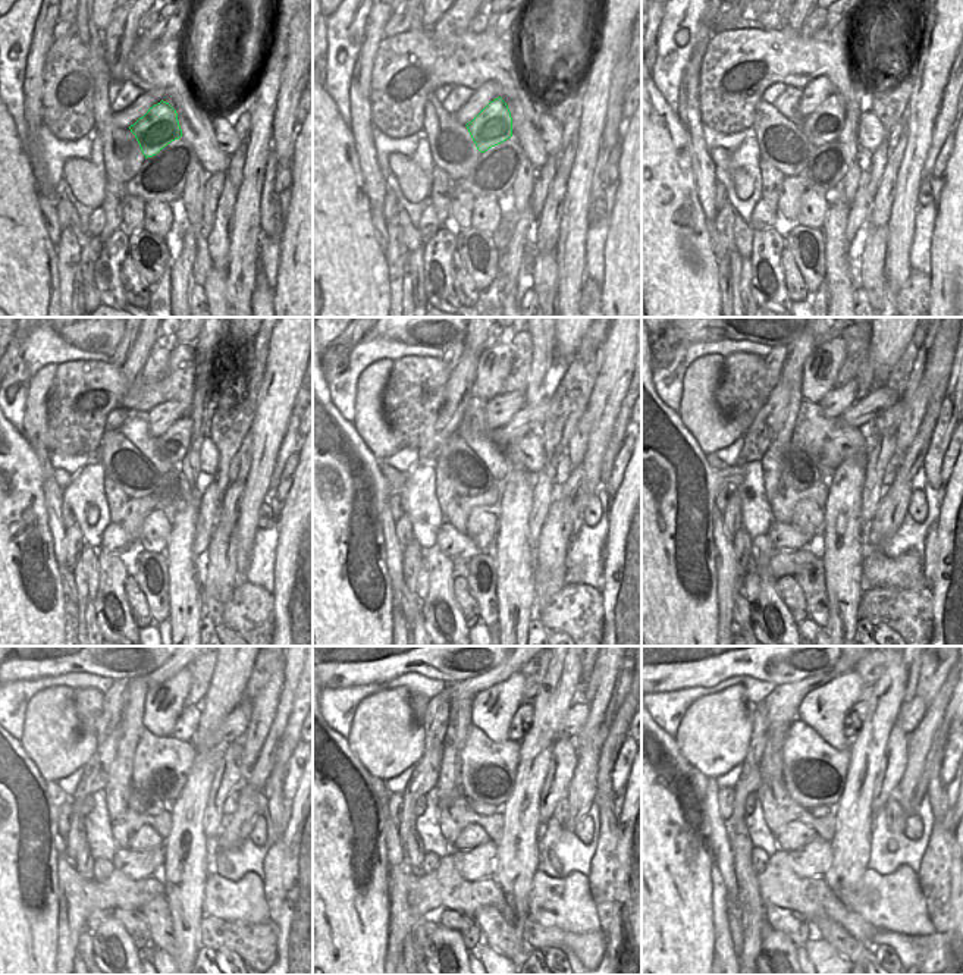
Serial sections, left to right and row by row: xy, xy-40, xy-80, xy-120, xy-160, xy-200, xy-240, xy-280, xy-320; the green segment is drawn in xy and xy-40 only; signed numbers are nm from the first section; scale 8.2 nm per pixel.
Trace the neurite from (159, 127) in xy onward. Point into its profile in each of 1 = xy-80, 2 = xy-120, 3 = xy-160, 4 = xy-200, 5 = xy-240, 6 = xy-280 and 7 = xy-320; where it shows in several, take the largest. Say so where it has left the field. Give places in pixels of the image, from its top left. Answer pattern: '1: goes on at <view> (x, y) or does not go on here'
1: goes on at xy-80 (830, 121)
2: goes on at xy-120 (178, 445)
3: goes on at xy-160 (530, 417)
4: goes on at xy-200 (865, 410)
5: goes on at xy-240 (234, 727)
6: goes on at xy-280 (573, 721)
7: goes on at xy-320 (910, 714)

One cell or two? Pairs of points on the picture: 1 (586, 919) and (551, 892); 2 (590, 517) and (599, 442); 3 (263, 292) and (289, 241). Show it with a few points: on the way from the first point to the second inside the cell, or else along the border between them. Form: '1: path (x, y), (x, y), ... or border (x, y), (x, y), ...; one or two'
1: path (577, 914), (565, 902), (560, 900); one
2: border (595, 492), (587, 498), (582, 522); two
3: border (272, 288), (273, 301); two

